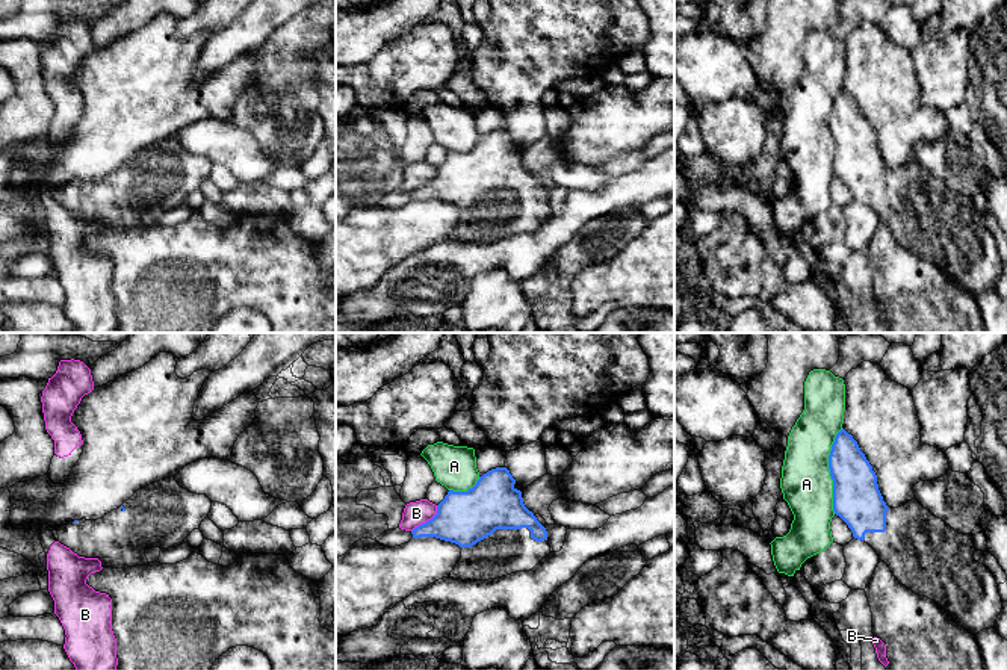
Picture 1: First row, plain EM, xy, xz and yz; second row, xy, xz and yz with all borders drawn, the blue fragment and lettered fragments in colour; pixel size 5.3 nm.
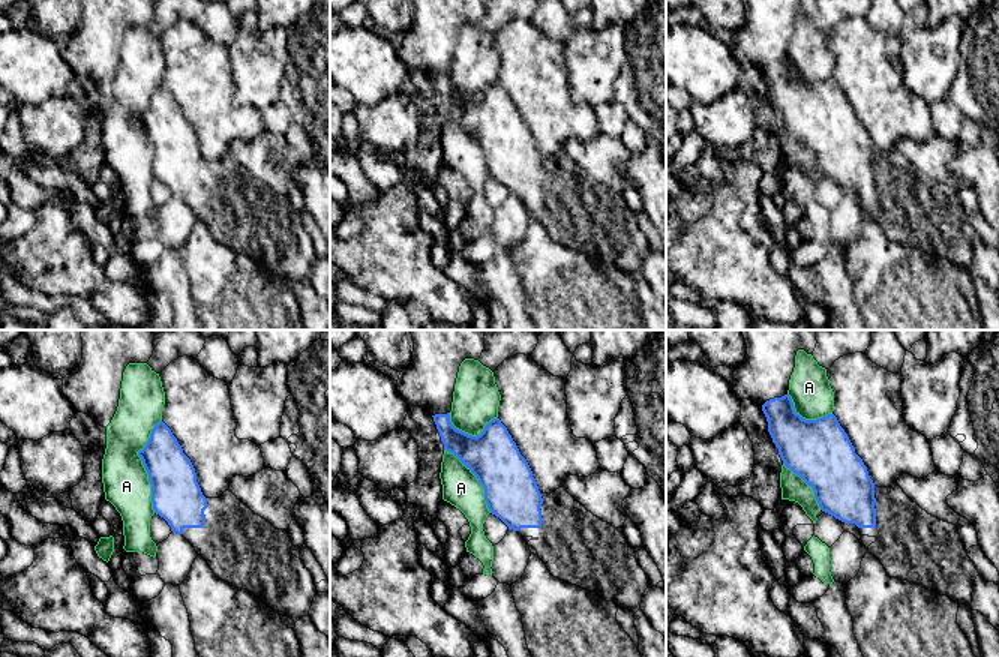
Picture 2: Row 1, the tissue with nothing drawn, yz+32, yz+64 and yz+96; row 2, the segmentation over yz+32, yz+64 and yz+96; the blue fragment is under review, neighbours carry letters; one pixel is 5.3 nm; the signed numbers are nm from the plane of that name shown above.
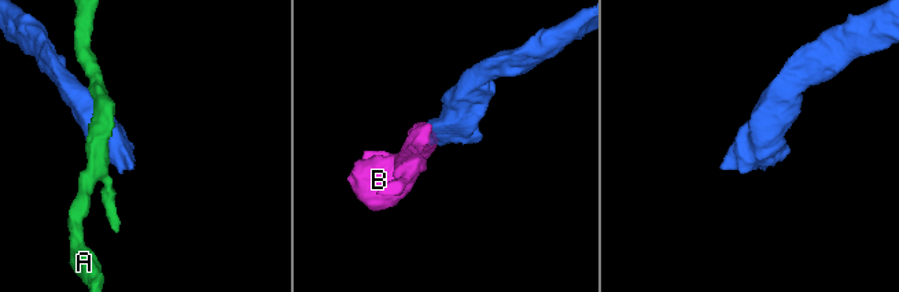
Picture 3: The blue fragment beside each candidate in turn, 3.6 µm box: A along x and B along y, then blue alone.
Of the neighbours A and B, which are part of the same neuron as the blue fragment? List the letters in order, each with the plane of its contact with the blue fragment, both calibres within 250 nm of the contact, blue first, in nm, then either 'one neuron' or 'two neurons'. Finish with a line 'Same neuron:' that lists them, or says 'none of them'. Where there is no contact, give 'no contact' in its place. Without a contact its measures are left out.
A: meets blue in yz; 260 nm thick on the blue side, 280 nm on the other; two neurons
B: meets blue in xz; 280 nm thick on the blue side, 130 nm on the other; two neurons
Same neuron: none of them

